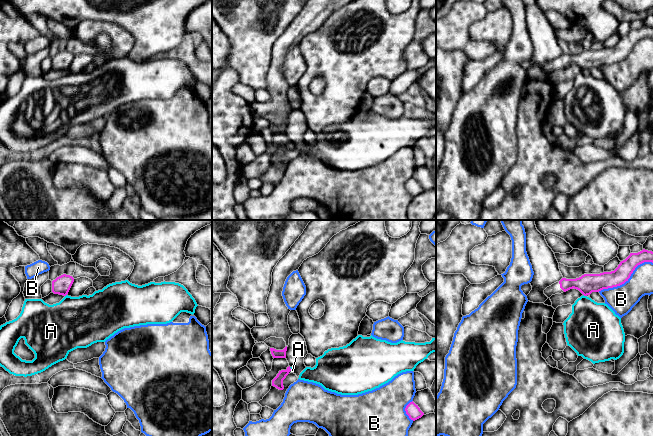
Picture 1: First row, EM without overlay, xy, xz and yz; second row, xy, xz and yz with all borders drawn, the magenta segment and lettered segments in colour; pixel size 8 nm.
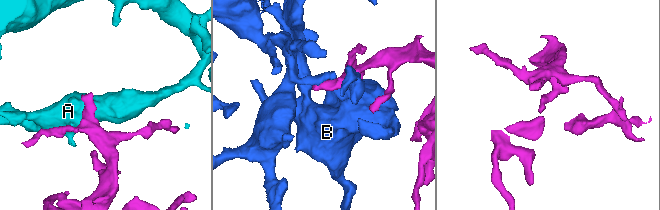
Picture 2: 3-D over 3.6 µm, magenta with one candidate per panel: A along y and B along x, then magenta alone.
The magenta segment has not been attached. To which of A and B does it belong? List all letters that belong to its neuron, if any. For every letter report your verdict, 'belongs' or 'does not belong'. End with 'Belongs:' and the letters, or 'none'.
A: does not belong
B: does not belong
Belongs: none

